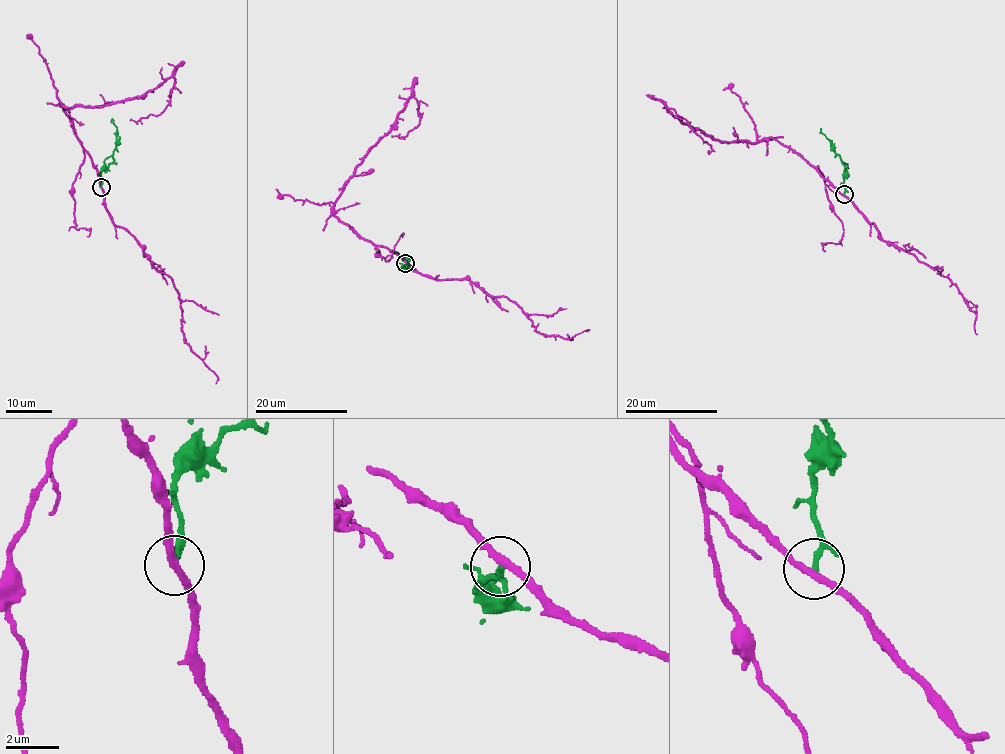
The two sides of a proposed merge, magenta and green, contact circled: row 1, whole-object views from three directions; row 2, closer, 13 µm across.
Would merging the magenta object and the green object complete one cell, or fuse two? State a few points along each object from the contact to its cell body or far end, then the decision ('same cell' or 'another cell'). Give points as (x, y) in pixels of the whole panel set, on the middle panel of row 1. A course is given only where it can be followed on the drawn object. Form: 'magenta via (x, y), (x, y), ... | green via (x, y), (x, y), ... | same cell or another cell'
magenta via (405, 263), (335, 215), (336, 199), (344, 182), (413, 97), (421, 118), (419, 124), (404, 136), (391, 135) | green via (405, 263), (403, 267), (408, 270), (410, 267), (408, 260), (395, 253) | another cell

